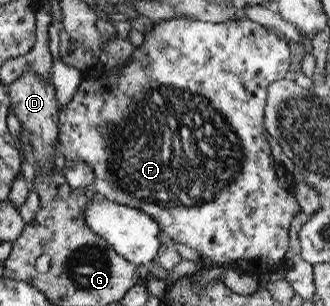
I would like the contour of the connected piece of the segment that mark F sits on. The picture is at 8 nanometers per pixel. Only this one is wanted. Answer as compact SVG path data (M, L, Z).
M241 16L240 19L229 19L219 24L209 21L198 21L189 17L175 17L156 21L150 30L145 32L145 44L131 51L128 61L115 71L95 78L86 77L86 71L81 72L81 80L76 87L73 98L59 107L57 121L57 142L54 151L60 163L84 162L92 170L92 186L97 196L136 208L149 215L173 243L182 243L199 254L201 261L218 265L229 265L247 273L258 276L267 274L275 262L287 251L289 244L288 230L294 214L298 211L294 199L290 173L278 166L271 157L269 144L265 141L263 124L263 108L265 107L266 88L270 82L285 76L289 68L289 56L292 49L281 37L262 25Z

